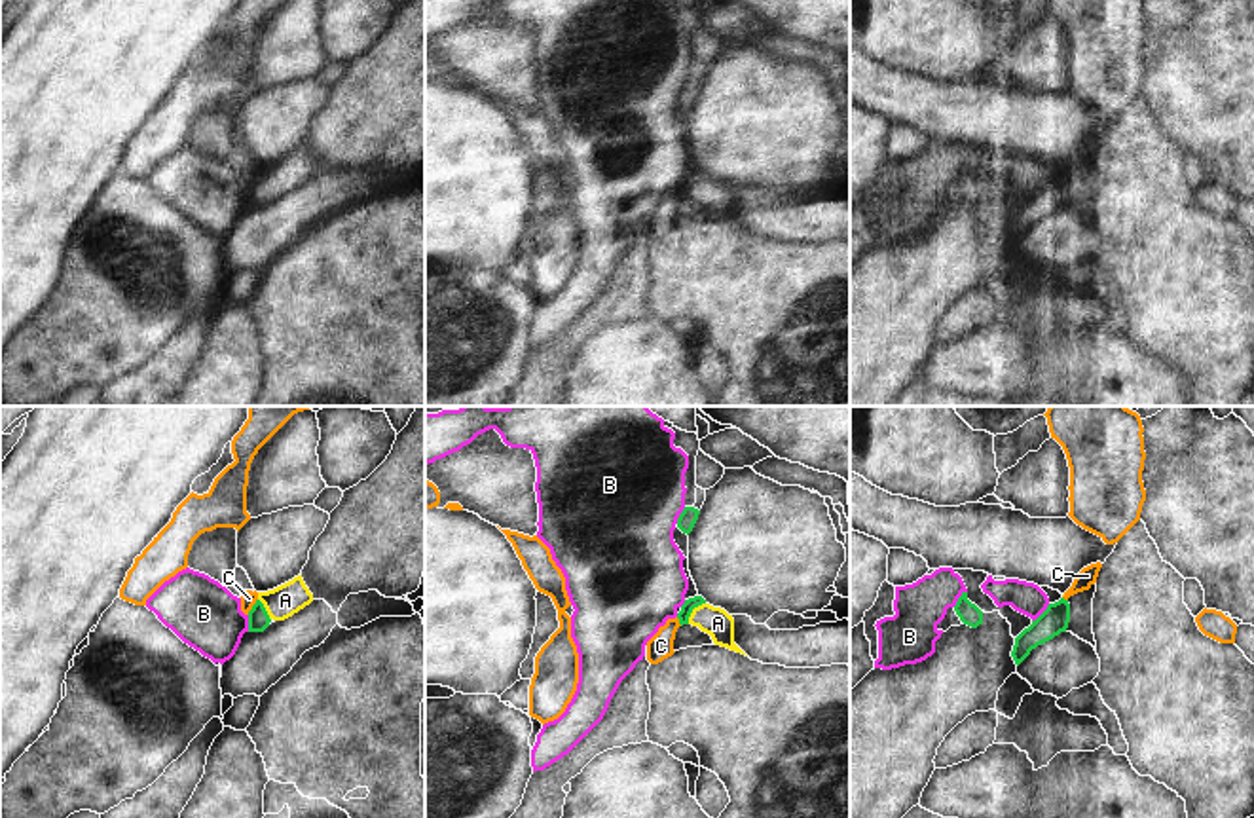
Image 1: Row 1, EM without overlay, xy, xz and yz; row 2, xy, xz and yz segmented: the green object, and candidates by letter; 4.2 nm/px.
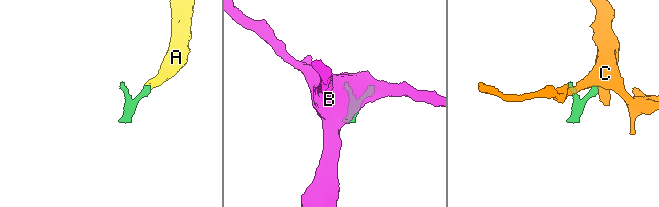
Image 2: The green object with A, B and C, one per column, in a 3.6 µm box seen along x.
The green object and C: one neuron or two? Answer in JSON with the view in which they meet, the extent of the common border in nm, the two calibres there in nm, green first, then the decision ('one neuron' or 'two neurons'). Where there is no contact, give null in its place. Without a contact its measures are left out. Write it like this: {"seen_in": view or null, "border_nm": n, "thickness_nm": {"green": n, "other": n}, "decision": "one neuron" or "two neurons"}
{"seen_in": "xy", "border_nm": 80, "thickness_nm": {"green": 90, "other": 70}, "decision": "two neurons"}

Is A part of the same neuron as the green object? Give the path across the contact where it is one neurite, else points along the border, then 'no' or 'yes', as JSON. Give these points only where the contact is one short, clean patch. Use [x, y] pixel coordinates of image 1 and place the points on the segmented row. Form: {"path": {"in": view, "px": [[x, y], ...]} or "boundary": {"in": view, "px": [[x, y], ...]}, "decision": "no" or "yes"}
{"path": {"in": "xz", "px": [[689, 604], [691, 612], [718, 623]]}, "decision": "yes"}

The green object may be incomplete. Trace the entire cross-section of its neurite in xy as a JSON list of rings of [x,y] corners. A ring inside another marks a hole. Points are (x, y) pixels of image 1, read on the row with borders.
[[[302,575],[273,590],[258,592],[258,600],[249,611],[249,632],[264,632],[271,621],[285,621],[311,602],[313,594]]]

